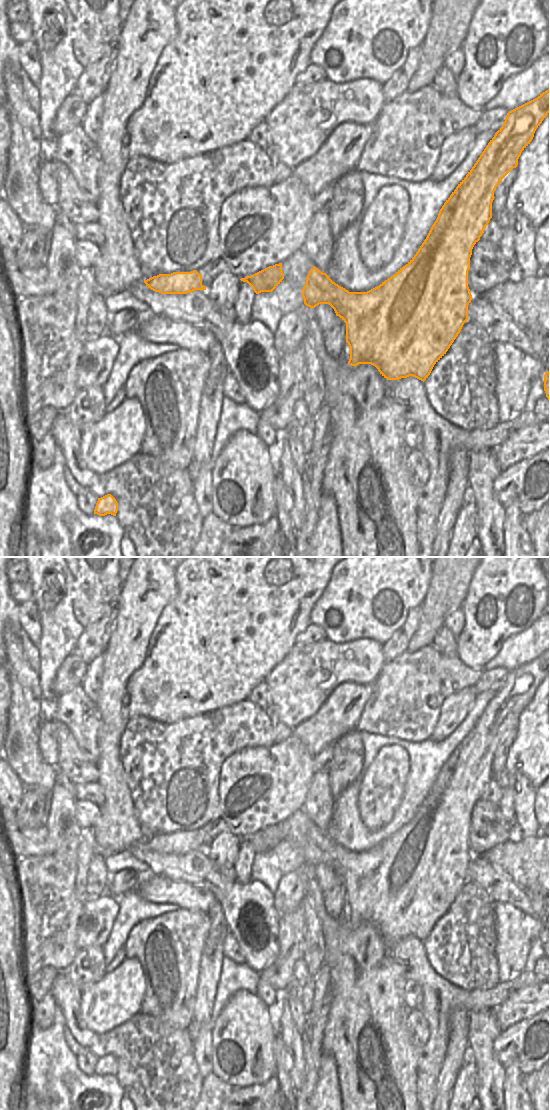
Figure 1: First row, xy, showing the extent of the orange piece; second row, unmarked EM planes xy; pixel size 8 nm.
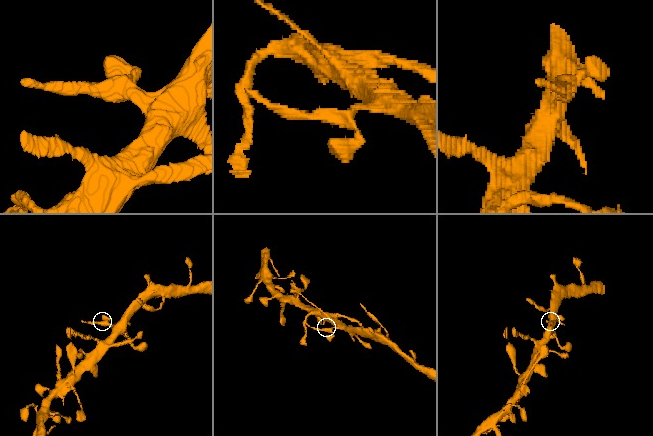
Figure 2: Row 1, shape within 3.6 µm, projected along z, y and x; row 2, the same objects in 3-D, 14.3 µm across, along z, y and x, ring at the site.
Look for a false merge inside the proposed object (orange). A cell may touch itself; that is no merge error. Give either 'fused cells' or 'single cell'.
single cell

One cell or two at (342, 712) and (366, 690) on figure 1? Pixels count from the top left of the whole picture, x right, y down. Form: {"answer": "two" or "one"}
{"answer": "one"}

